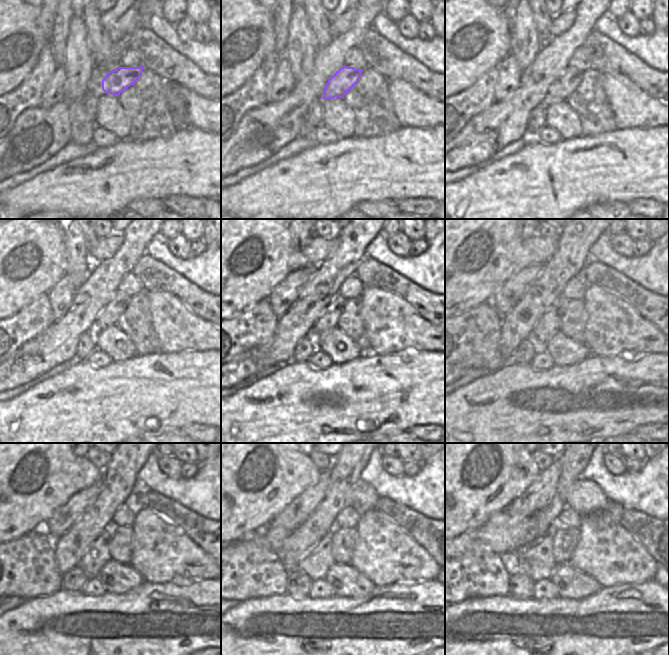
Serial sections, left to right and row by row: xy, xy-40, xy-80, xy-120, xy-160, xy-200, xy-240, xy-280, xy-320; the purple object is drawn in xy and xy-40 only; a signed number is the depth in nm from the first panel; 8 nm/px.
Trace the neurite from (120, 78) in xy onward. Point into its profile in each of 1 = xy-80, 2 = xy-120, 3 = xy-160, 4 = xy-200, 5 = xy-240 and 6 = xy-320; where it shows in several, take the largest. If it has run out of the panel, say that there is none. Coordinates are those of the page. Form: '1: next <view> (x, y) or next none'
1: next xy-80 (559, 91)
2: next xy-120 (117, 305)
3: next xy-160 (328, 320)
4: next xy-200 (548, 325)
5: next xy-240 (97, 555)
6: next xy-320 (537, 560)

